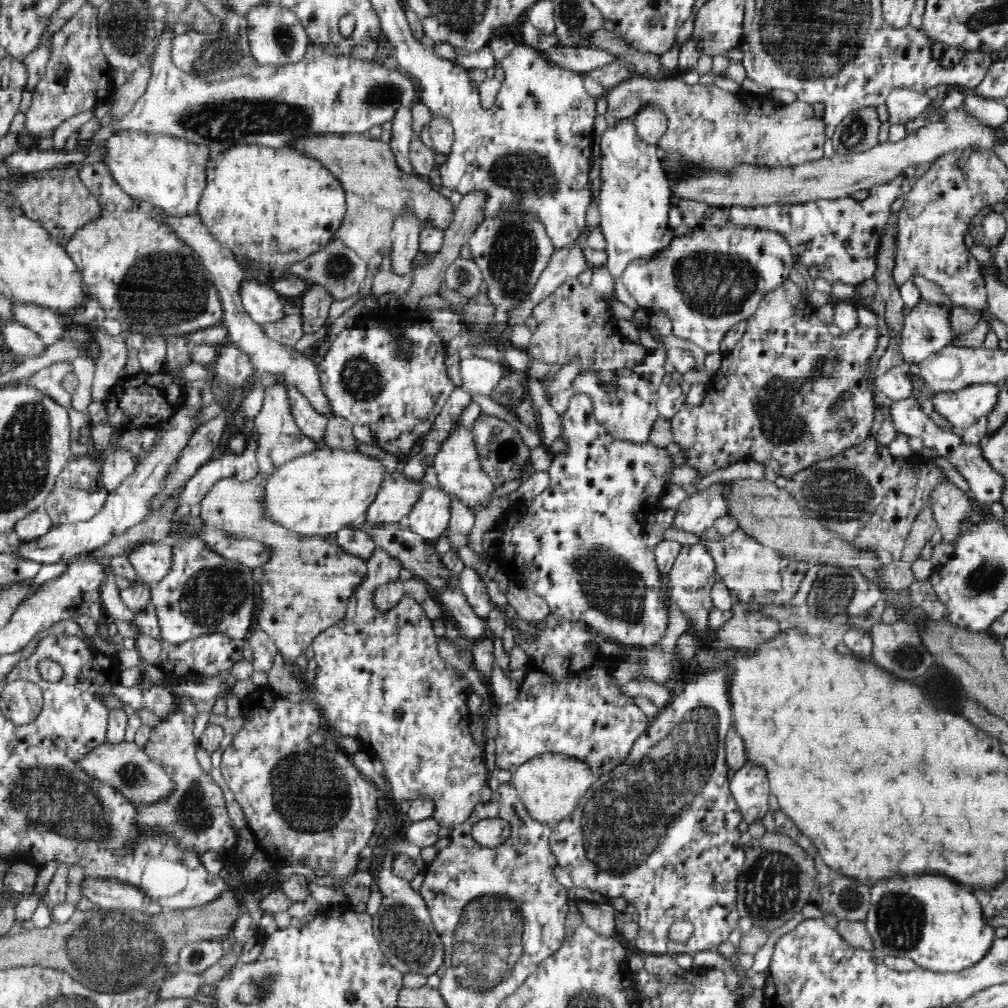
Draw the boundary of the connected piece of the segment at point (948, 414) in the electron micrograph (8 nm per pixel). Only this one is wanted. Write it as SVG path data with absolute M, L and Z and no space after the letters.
M974 383L957 391L932 396L935 411L960 431L972 426L982 416L988 417L1000 394L998 383Z

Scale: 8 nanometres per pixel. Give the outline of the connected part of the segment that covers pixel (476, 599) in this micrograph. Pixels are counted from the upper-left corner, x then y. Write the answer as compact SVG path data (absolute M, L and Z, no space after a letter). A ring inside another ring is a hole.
M462 567L460 574L460 588L468 603L475 610L476 615L487 620L493 606L490 603L486 582L474 568Z

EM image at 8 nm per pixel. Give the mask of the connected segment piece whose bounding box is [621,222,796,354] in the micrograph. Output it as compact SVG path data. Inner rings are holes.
M706 222L705 224L699 224L692 227L692 232L690 232L690 234L676 238L676 240L672 242L672 246L666 248L666 250L664 250L664 252L654 261L651 261L650 263L644 261L633 263L624 272L621 283L626 287L629 294L636 299L638 305L645 308L648 313L664 310L672 322L672 334L674 334L674 336L682 338L682 340L691 340L698 348L702 348L705 354L712 354L712 352L723 352L720 346L722 340L724 340L724 336L727 335L730 328L741 320L750 318L750 316L758 310L760 301L764 296L775 291L784 281L789 280L790 270L795 263L790 245L786 242L786 239L777 232L757 227L740 227L739 225L734 225L730 222L723 227L715 226L711 222Z

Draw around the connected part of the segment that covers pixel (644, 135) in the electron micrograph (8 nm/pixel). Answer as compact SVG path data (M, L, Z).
M643 106L631 120L638 137L647 145L656 146L667 130L666 115L656 106Z

